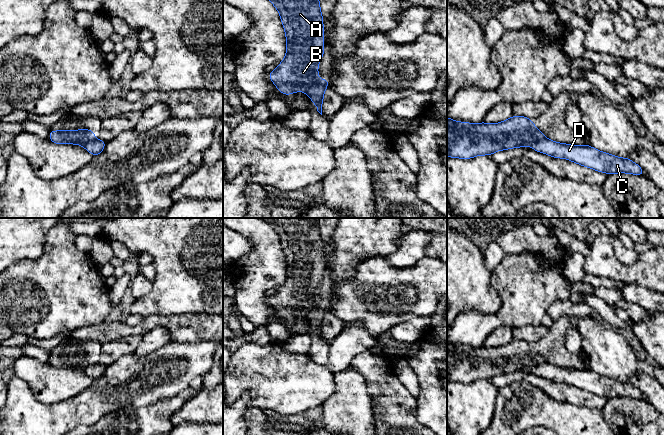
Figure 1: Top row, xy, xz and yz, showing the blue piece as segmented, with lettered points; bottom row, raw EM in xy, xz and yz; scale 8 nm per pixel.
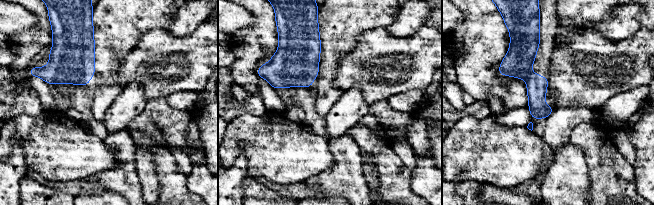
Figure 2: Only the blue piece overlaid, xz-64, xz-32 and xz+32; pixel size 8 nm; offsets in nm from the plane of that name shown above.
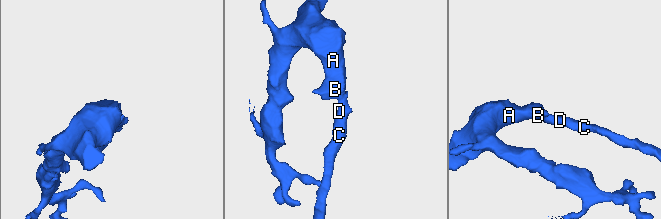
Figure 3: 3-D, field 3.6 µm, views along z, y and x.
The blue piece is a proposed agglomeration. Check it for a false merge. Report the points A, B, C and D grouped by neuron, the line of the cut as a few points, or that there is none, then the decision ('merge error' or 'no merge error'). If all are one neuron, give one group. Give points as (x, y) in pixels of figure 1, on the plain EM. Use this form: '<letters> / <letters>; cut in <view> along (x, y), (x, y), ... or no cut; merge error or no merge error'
A B C D; no cut; no merge error

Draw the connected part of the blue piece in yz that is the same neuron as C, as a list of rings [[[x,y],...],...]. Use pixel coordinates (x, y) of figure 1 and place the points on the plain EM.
[[[512,340],[510,343],[507,343],[500,347],[487,348],[483,345],[477,349],[467,346],[456,346],[447,341],[447,380],[450,380],[452,382],[470,383],[478,379],[490,380],[494,376],[499,374],[507,374],[515,371],[527,371],[529,369],[531,369],[532,373],[535,375],[550,379],[554,382],[565,382],[579,389],[592,392],[595,395],[607,397],[608,399],[613,397],[630,397],[634,399],[645,400],[644,394],[628,382],[616,381],[608,377],[596,374],[589,369],[575,370],[572,368],[562,368],[551,365],[545,361],[543,356],[538,354],[537,351],[533,349],[532,343],[527,341]]]

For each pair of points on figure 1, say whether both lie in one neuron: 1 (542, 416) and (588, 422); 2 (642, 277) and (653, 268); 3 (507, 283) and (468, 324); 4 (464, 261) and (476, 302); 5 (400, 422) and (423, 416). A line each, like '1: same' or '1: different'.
1: same
2: same
3: same
4: same
5: different

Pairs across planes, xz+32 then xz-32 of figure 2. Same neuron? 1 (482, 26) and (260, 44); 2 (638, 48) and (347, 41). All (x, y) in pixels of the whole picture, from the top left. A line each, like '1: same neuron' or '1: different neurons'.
1: same neuron
2: different neurons

